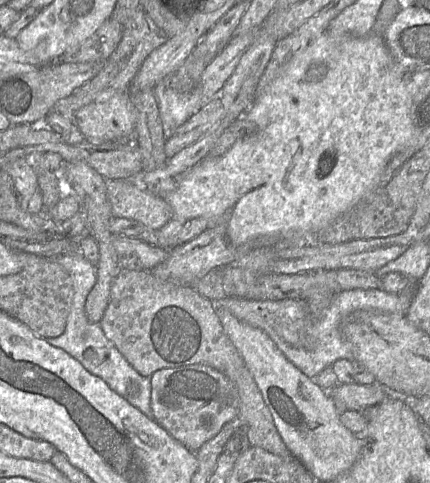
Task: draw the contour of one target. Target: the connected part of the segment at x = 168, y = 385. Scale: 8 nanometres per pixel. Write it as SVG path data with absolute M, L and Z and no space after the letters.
M203 364L163 368L150 377L153 419L192 452L214 438L239 412L239 393L233 382Z

